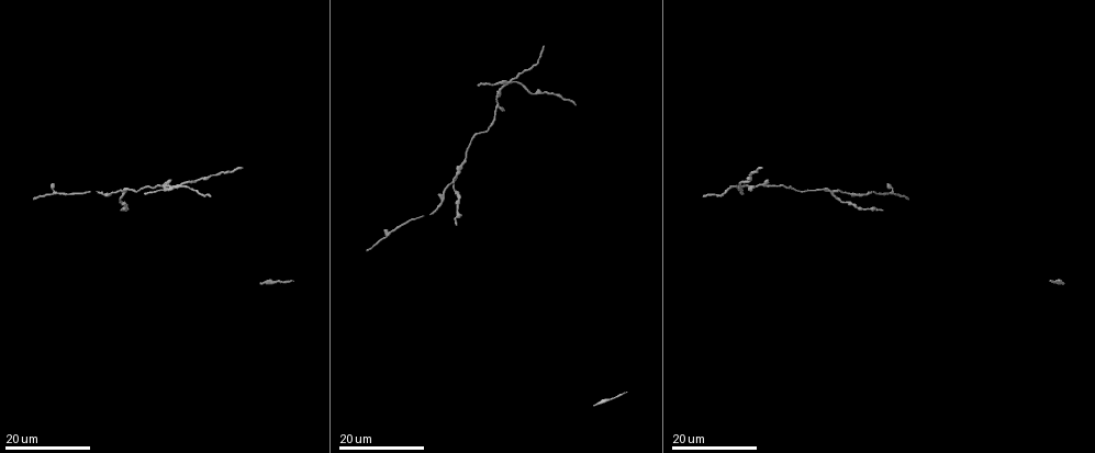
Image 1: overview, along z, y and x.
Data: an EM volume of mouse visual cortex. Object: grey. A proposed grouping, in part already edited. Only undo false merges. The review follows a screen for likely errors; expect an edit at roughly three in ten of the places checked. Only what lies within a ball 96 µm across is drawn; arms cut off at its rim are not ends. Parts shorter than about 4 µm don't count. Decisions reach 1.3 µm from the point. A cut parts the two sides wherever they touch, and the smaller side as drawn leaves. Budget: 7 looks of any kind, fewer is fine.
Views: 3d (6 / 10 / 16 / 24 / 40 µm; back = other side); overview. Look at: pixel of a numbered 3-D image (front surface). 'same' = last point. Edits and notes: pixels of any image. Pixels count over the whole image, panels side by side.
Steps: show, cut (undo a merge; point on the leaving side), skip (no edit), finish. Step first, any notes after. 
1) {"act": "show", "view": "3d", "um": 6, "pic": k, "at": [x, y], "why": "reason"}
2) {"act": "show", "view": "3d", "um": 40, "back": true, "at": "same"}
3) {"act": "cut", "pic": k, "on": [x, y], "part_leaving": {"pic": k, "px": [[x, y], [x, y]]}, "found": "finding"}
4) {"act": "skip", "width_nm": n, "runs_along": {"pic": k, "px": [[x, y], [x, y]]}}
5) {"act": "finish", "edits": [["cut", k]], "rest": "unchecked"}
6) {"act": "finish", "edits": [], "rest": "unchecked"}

{"act": "show", "view": "3d", "um": 24, "pic": 1, "at": [738, 188], "why": "small branch off a trunk"}

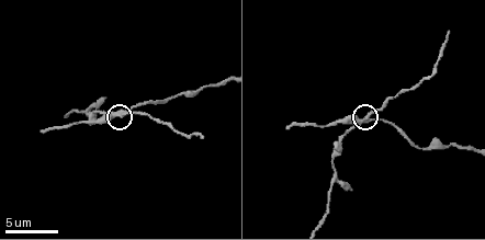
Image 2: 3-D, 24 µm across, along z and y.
{"act": "show", "view": "3d", "um": 10, "pic": 2, "at": [123, 114]}

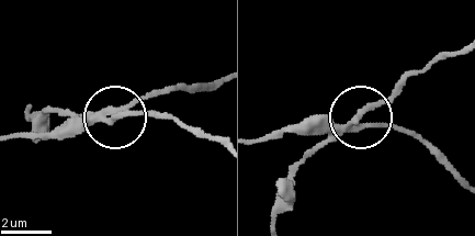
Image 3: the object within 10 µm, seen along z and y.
{"act": "cut", "pic": 3, "on": [58, 131], "part_leaving": {"pic": 3, "px": [[97, 120], [157, 94], [214, 86]]}, "found": "a second neuron is stuck on"}

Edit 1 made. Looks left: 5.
{"act": "show", "view": "overview"}

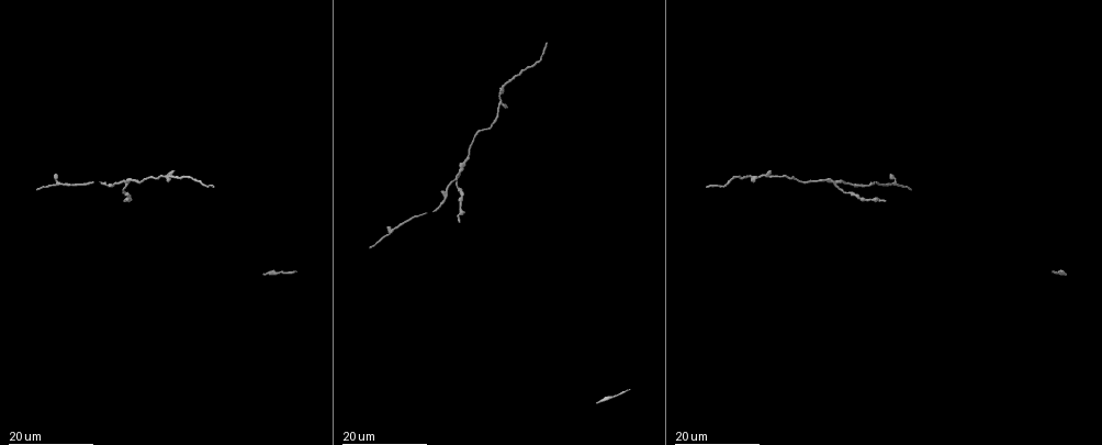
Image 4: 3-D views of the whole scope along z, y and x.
{"act": "show", "view": "3d", "um": 24, "pic": 4, "at": [856, 186], "why": "thick turns thin"}

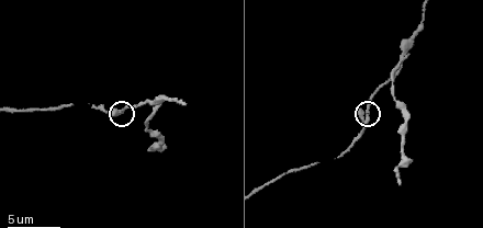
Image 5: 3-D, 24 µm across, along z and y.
{"act": "show", "view": "3d", "um": 6, "pic": 5, "at": [121, 112]}

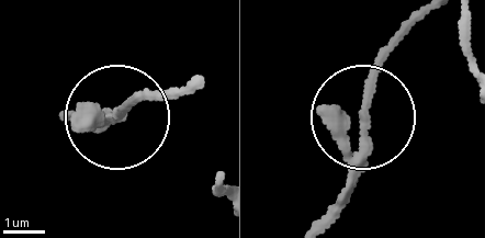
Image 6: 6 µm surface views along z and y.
{"act": "skip", "runs_along": {"pic": 6, "px": [[425, 14], [380, 67], [362, 161], [335, 220]]}, "found": "all the same neuron"}

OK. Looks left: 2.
{"act": "show", "view": "3d", "um": 24, "pic": 4, "at": [837, 182], "why": "a fork"}

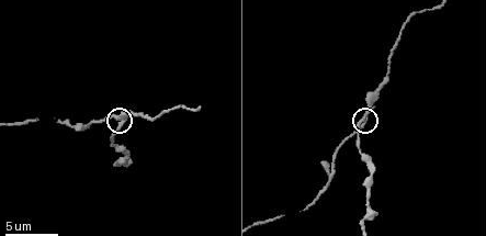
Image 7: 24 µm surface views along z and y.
{"act": "show", "view": "3d", "um": 6, "at": "same"}

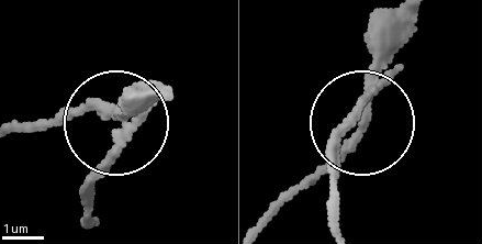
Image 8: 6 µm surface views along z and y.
{"act": "cut", "pic": 8, "on": [108, 166], "arms": 3, "part_leaving": {"pic": 8, "px": [[378, 84], [336, 153], [336, 226]]}, "found": "a second neuron is stuck on"}

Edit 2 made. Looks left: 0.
{"act": "finish", "edits": [["cut", 3], ["cut", 8]], "rest": "unchecked"}

